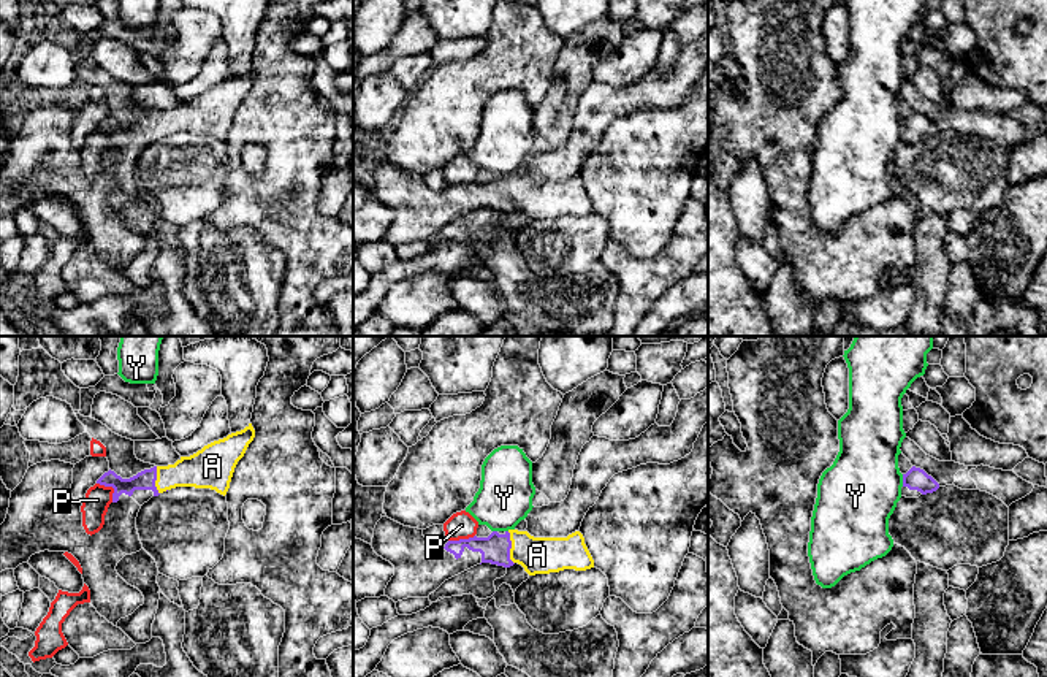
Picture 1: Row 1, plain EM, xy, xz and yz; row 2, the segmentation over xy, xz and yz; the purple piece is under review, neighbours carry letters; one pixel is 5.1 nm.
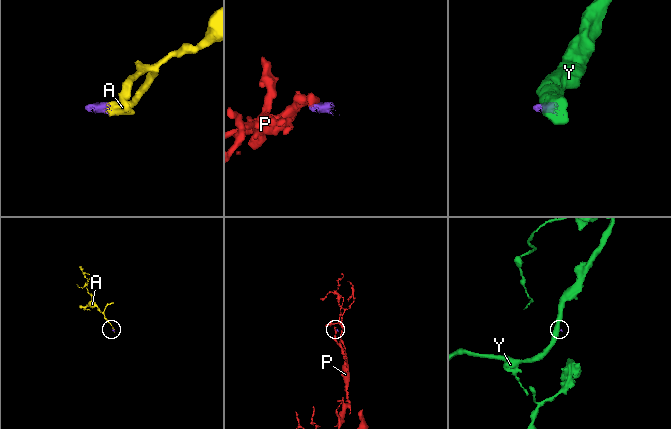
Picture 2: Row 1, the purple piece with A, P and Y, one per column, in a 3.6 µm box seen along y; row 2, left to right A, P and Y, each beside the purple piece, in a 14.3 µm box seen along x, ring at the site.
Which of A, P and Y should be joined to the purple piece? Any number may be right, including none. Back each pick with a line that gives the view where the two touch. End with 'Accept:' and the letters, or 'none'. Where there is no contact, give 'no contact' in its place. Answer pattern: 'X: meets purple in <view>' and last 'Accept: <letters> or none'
A: meets purple in xz
Accept: A

